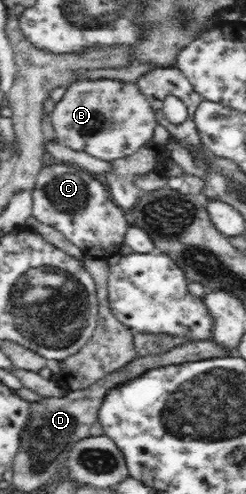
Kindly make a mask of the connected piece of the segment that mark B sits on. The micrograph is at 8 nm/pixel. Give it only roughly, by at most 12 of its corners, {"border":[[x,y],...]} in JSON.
{"border":[[82,78],[51,114],[56,140],[114,162],[160,119],[136,84]]}

